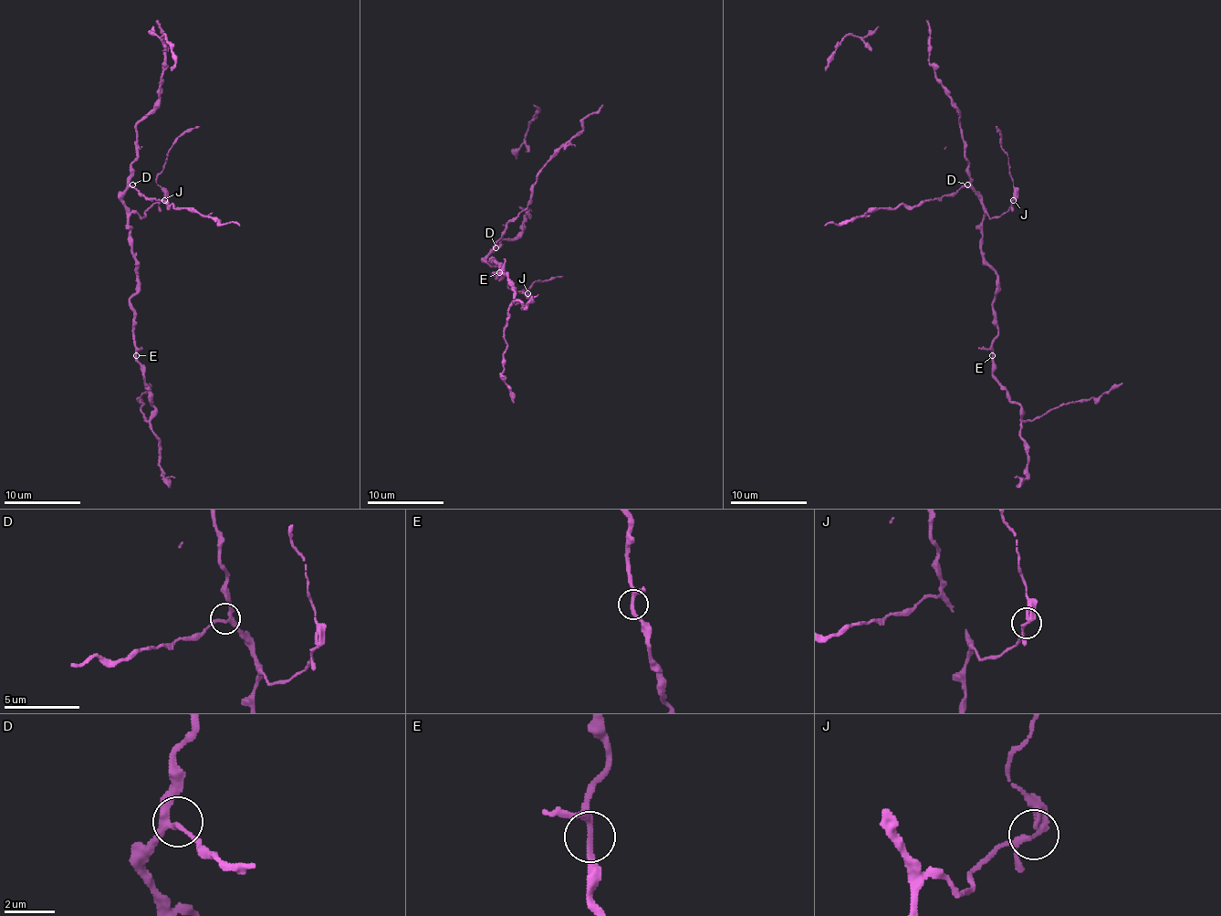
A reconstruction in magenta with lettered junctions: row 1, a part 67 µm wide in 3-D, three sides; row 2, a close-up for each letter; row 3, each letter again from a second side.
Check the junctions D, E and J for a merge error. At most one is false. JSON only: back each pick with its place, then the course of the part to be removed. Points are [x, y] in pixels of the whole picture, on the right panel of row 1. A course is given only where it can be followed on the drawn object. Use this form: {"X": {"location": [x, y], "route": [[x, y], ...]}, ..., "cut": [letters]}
{"cut": []}

